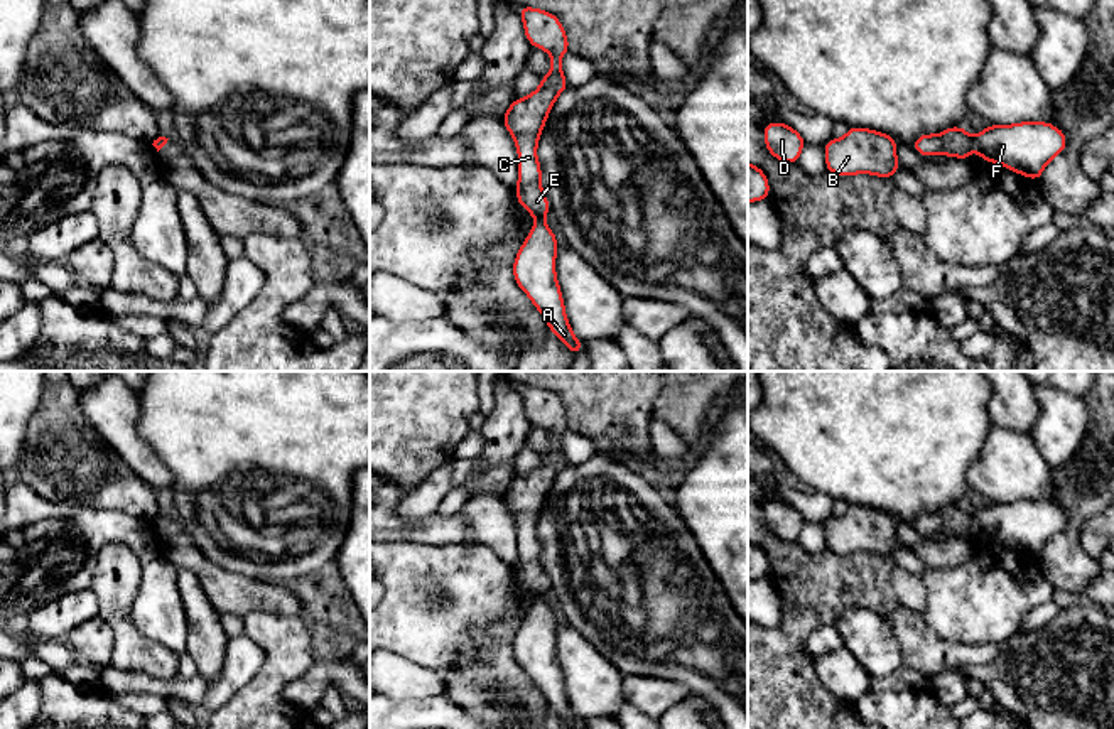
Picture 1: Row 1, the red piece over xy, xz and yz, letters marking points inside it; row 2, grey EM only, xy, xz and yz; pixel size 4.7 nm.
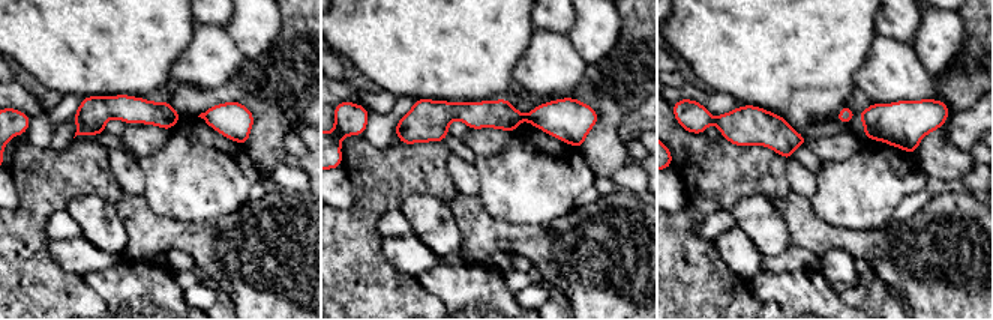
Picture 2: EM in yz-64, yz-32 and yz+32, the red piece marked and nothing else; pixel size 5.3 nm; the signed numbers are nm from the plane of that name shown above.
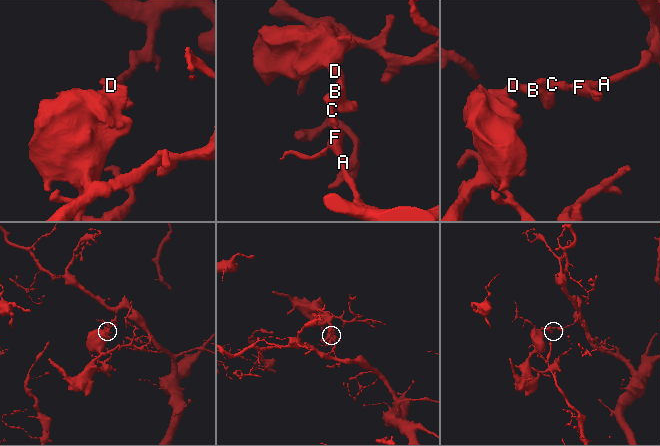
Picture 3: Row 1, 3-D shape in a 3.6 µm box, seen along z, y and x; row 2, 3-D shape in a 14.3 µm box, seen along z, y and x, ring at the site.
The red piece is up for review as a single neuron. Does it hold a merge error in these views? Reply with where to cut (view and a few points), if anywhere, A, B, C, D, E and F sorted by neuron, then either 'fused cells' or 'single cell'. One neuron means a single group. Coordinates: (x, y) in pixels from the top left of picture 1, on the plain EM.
cut yz (974, 515), (971, 523); groups A F / B C D E; fused cells

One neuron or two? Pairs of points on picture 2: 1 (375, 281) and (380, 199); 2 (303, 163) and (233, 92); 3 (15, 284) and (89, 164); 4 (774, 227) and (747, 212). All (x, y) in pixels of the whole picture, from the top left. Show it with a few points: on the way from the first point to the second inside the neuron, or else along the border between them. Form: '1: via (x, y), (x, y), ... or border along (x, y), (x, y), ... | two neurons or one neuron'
1: via (366, 260), (366, 220) | one neuron
2: border along (287, 153), (282, 163) | two neurons
3: via (15, 253), (15, 238), (57, 191) | one neuron
4: via (768, 227), (753, 214) | one neuron

